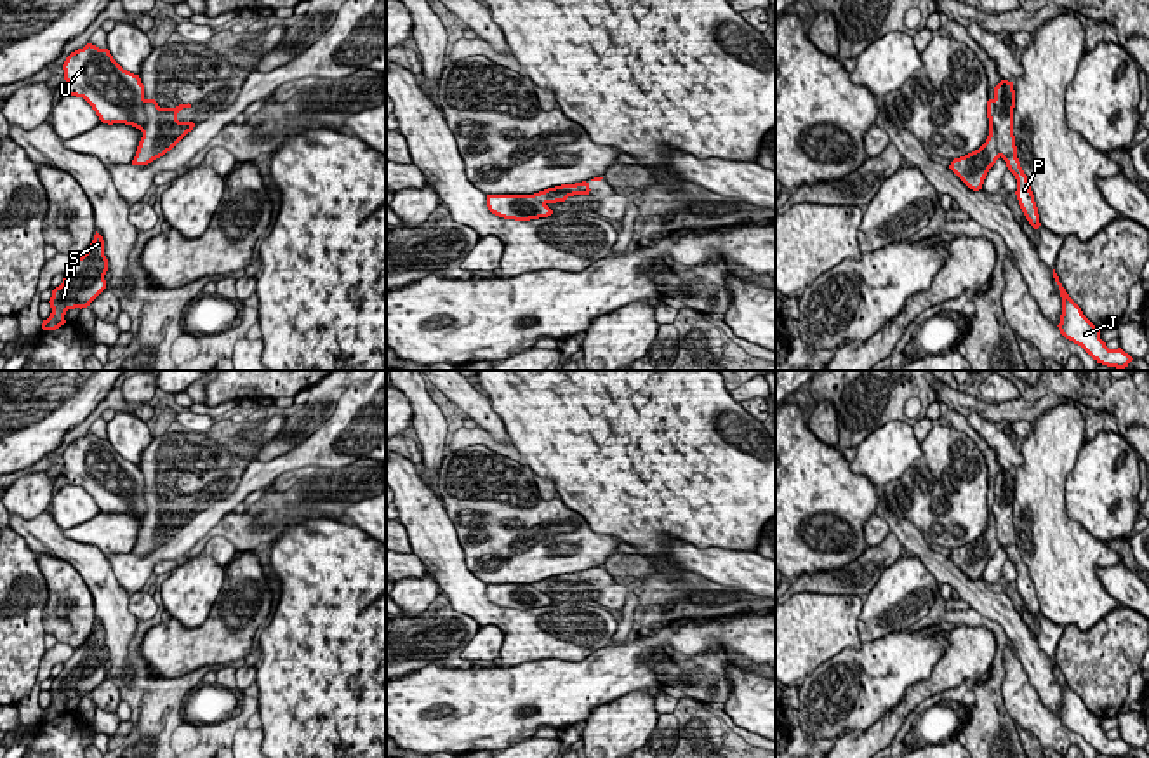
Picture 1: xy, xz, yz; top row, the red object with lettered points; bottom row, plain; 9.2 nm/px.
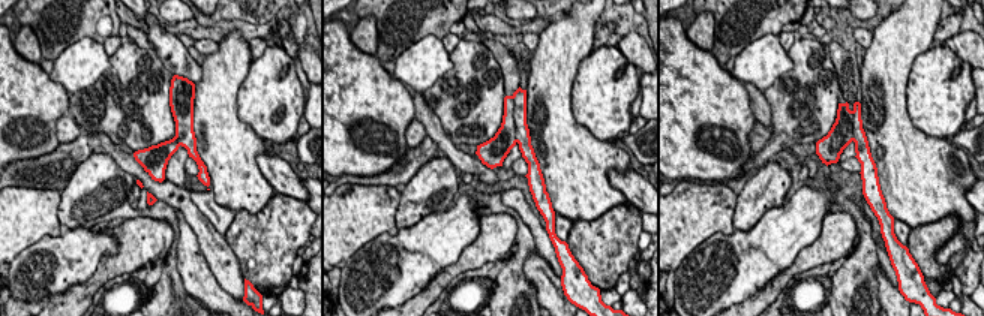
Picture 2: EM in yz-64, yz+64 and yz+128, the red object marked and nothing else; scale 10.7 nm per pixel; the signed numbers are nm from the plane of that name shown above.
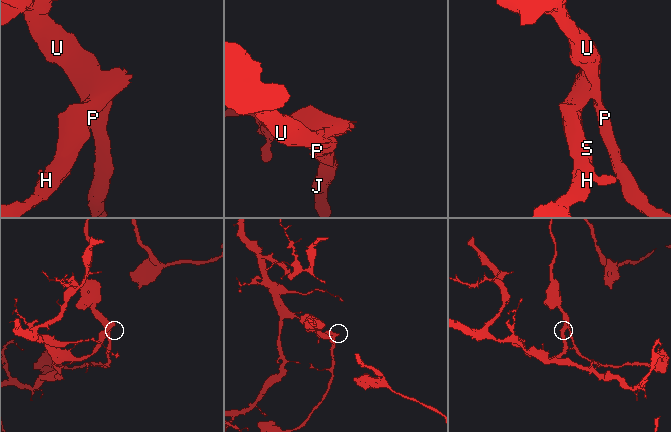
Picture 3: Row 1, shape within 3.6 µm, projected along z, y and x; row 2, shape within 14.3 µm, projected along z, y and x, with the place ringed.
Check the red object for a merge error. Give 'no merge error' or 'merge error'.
merge error

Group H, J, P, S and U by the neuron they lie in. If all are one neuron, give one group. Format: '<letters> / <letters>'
H S / J P U

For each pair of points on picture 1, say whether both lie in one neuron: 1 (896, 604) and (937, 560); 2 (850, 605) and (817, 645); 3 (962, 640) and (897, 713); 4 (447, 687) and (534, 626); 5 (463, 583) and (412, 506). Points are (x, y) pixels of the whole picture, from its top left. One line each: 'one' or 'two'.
1: two
2: one
3: one
4: two
5: one

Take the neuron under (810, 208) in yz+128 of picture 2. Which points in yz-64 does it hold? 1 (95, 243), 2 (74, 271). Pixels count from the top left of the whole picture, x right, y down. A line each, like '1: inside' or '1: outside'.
1: inside
2: inside

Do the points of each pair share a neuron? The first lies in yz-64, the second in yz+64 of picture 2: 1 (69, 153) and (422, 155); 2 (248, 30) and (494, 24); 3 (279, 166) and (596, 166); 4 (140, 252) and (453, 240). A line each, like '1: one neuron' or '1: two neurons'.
1: one neuron
2: one neuron
3: two neurons
4: two neurons

